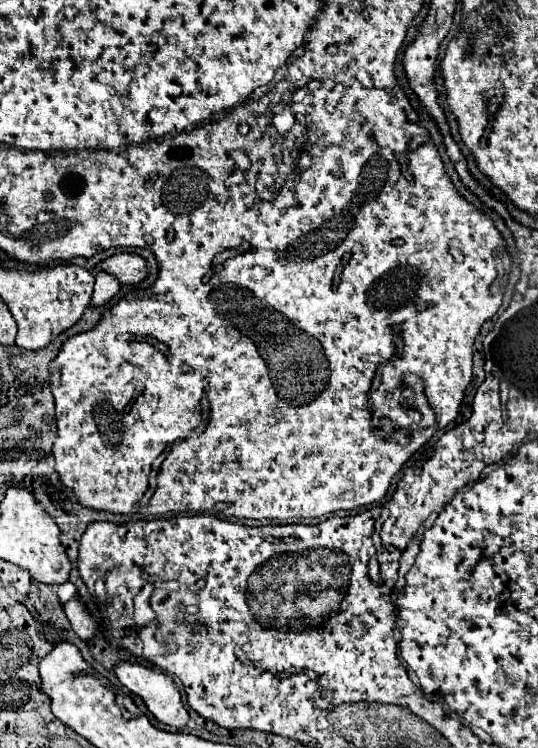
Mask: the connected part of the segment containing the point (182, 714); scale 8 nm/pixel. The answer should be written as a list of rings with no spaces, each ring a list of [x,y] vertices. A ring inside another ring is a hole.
[[[119,662],[113,672],[125,688],[143,698],[145,706],[159,722],[177,730],[189,722],[189,712],[185,710],[181,694],[169,674],[149,670],[137,662]]]

